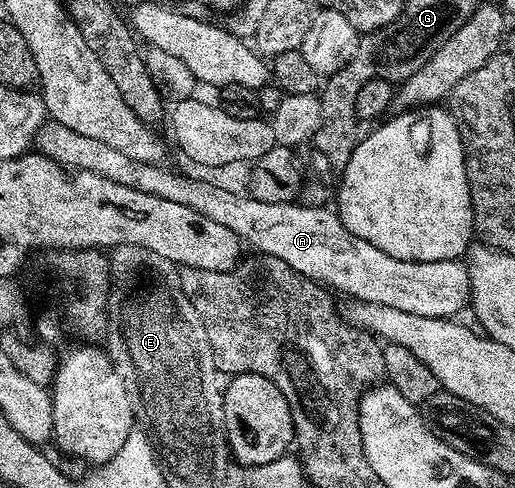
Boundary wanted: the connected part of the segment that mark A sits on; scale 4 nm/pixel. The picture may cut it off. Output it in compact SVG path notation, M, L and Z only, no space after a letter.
M54 122L44 123L40 128L37 148L44 156L62 164L64 169L101 174L109 178L109 182L121 182L121 186L133 186L145 190L145 194L181 202L181 206L189 206L197 210L197 214L205 214L205 218L213 218L213 222L221 222L221 226L233 230L244 245L252 244L256 253L281 258L281 262L294 272L322 282L336 293L344 292L352 301L393 306L393 310L405 310L405 314L445 320L458 317L458 312L463 307L466 309L471 299L470 274L462 259L413 262L393 258L385 254L385 250L377 250L373 242L357 238L357 234L343 225L338 211L330 207L314 208L302 202L257 202L250 194L238 196L207 180L182 180L165 166L136 162L119 150L113 150L113 146L105 146L105 142L85 138L85 134L77 134L77 130Z

